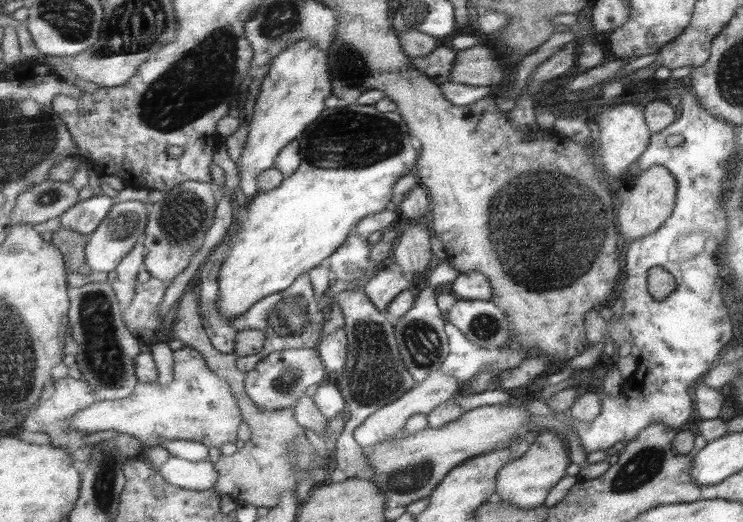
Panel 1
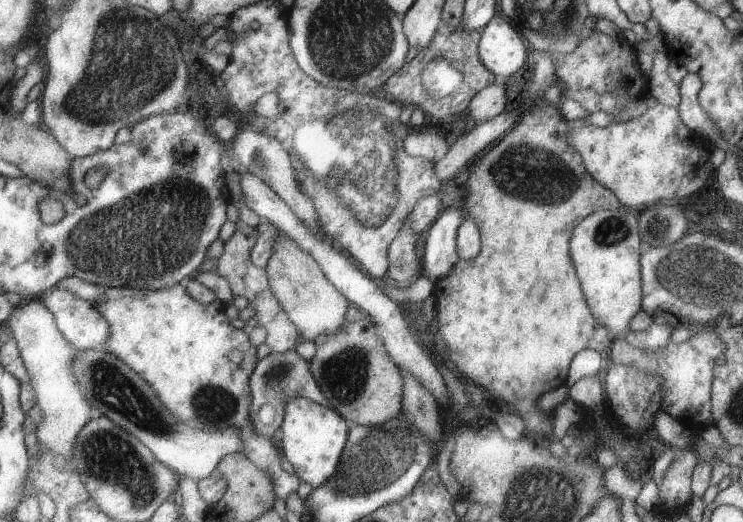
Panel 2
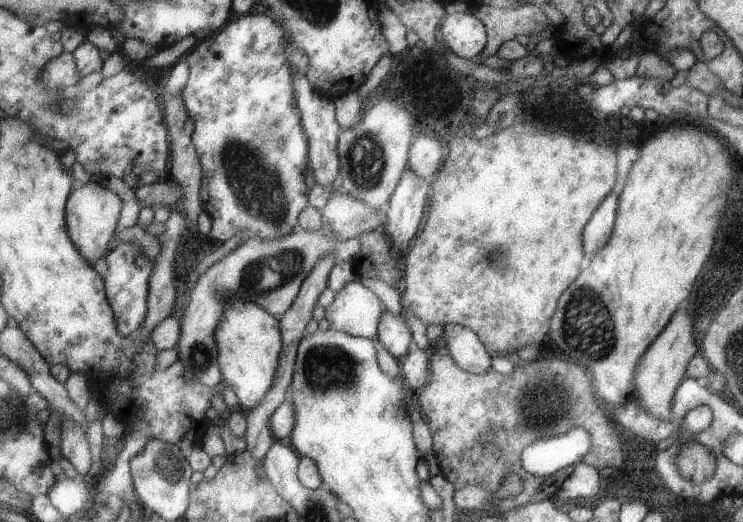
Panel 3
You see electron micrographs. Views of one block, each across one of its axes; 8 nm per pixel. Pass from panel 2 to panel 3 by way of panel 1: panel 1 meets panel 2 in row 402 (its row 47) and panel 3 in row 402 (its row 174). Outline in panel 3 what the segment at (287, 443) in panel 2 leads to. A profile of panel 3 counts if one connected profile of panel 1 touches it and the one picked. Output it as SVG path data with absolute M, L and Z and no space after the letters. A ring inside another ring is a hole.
M237 298L225 306L225 318L221 318L216 338L220 347L221 374L224 384L231 387L238 400L237 408L246 413L255 410L268 397L281 366L284 335L280 318L270 314L257 302L245 302Z

